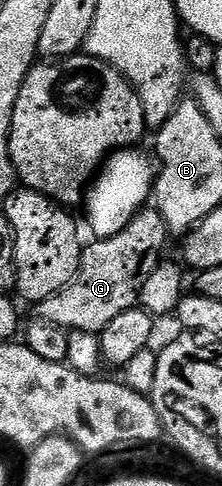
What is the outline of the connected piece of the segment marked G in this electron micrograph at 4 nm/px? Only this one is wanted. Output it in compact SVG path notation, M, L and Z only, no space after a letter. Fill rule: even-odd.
M142 209L119 233L106 239L94 238L93 244L81 252L79 269L75 277L51 297L36 304L36 318L40 322L60 327L68 333L82 330L85 335L103 332L115 317L136 308L141 302L143 285L147 277L162 262L161 250L171 236L163 217L155 209Z

